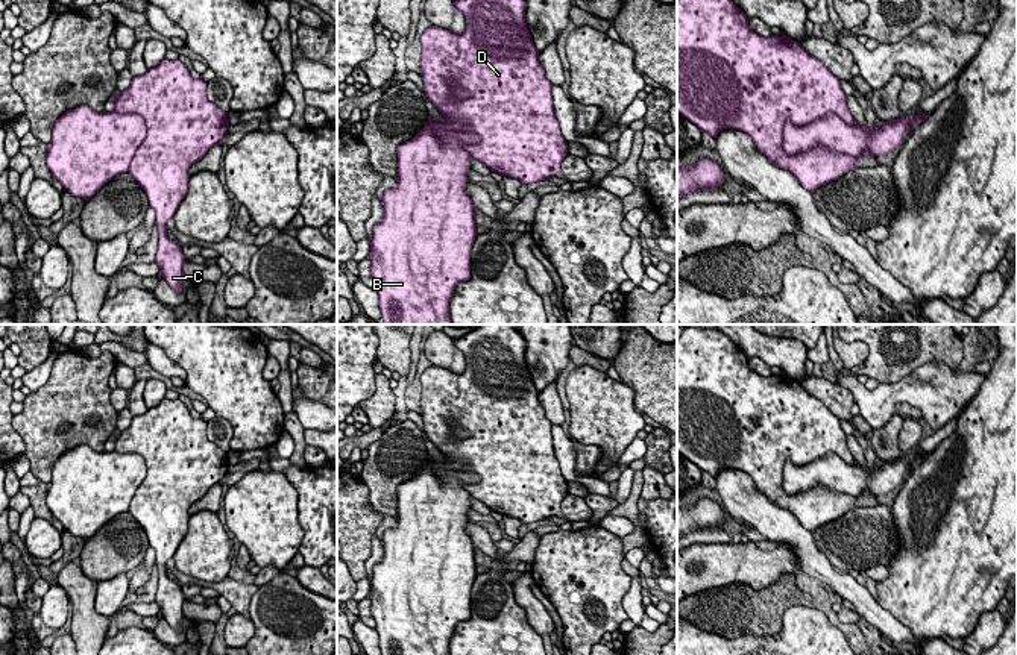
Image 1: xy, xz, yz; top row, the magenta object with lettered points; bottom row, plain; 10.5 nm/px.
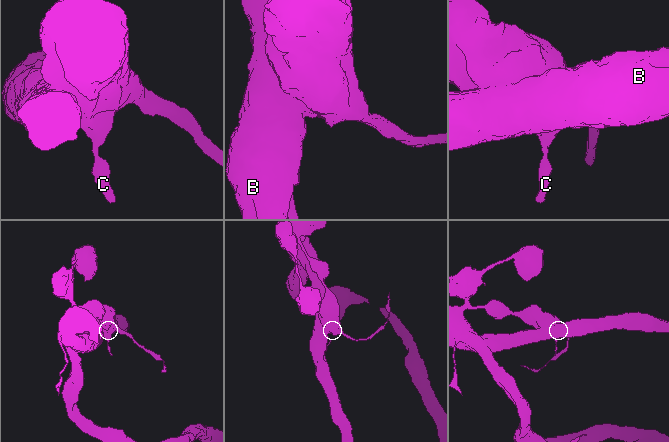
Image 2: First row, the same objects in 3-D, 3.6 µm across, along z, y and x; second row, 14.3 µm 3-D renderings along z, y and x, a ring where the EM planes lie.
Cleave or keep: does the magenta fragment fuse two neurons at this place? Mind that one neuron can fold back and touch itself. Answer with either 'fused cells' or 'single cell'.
fused cells

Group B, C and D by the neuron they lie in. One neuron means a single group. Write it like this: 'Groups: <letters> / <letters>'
Groups: B / C D

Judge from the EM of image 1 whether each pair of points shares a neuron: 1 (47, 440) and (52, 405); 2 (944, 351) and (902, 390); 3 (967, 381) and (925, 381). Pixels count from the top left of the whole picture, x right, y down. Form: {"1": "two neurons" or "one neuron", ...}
{"1": "one neuron", "2": "two neurons", "3": "one neuron"}

